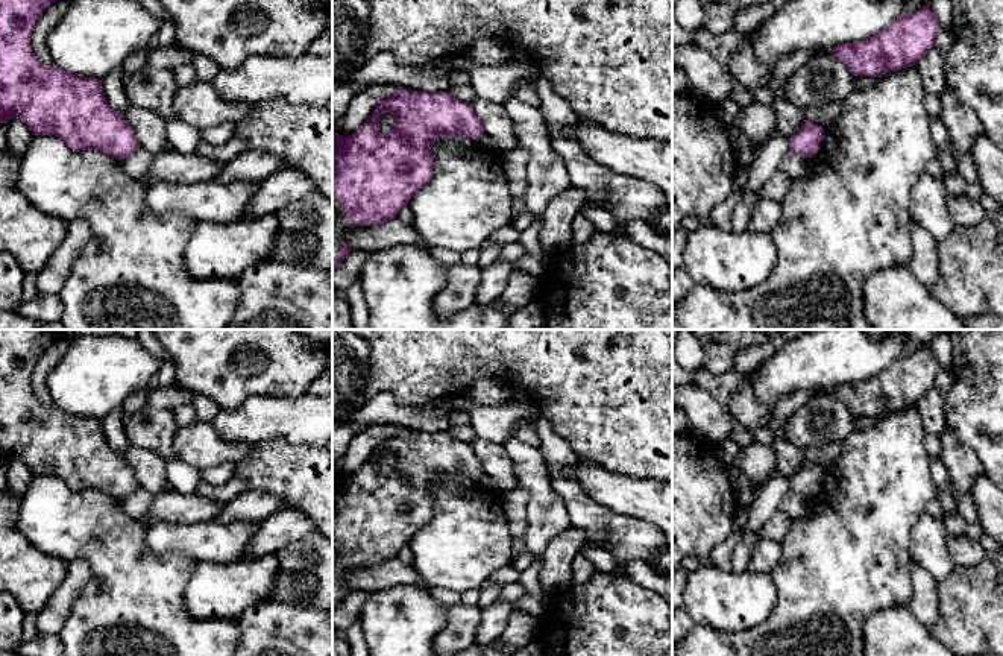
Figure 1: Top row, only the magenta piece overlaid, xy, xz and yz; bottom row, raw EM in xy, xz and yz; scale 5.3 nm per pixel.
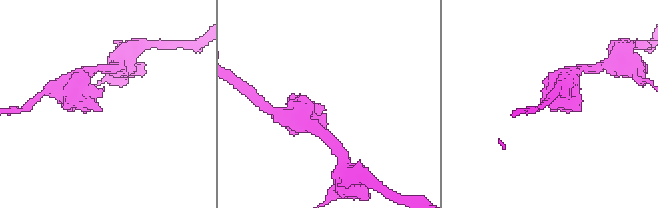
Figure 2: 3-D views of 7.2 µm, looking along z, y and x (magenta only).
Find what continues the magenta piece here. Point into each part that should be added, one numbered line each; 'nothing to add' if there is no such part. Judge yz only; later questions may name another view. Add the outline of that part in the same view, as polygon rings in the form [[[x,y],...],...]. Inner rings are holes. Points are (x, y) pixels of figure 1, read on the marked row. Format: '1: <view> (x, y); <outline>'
nothing to add

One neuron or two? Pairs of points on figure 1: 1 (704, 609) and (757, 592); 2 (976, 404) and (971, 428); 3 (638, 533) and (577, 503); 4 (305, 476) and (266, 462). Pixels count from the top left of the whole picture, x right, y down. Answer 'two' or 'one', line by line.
1: one
2: one
3: one
4: one

